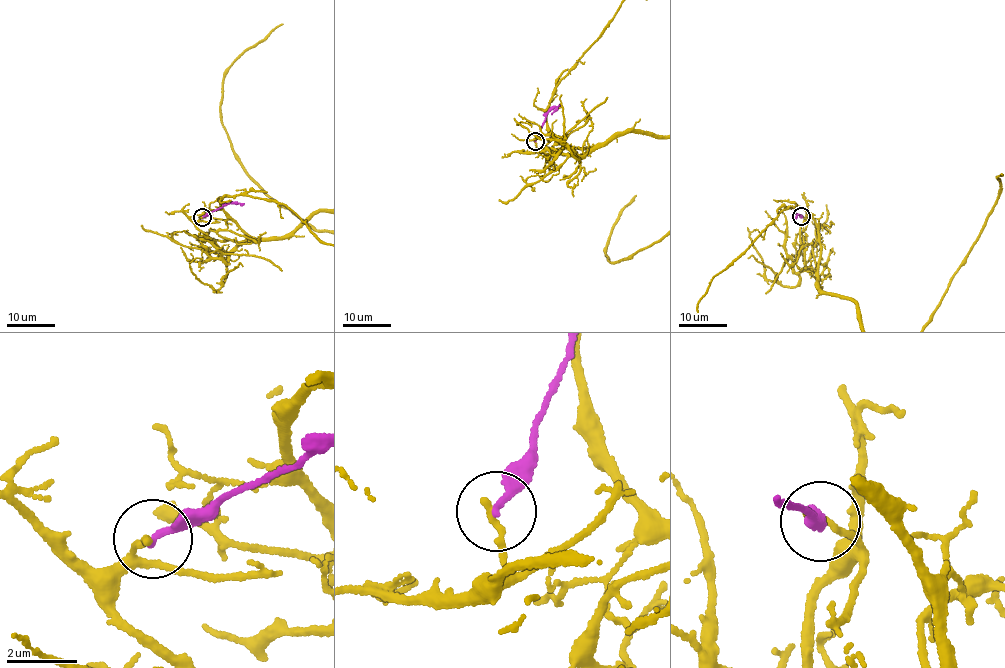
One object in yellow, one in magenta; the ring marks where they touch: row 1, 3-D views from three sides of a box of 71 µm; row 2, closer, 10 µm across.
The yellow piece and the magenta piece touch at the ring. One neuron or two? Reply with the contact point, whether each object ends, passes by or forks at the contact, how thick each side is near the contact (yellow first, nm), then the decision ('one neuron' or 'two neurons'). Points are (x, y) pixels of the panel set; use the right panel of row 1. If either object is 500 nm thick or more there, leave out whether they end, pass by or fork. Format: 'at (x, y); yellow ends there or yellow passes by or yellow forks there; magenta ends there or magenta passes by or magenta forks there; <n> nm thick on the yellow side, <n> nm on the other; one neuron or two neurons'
at (801, 216); yellow ends there; magenta ends there; 190 nm thick on the yellow side, 220 nm on the other; two neurons

